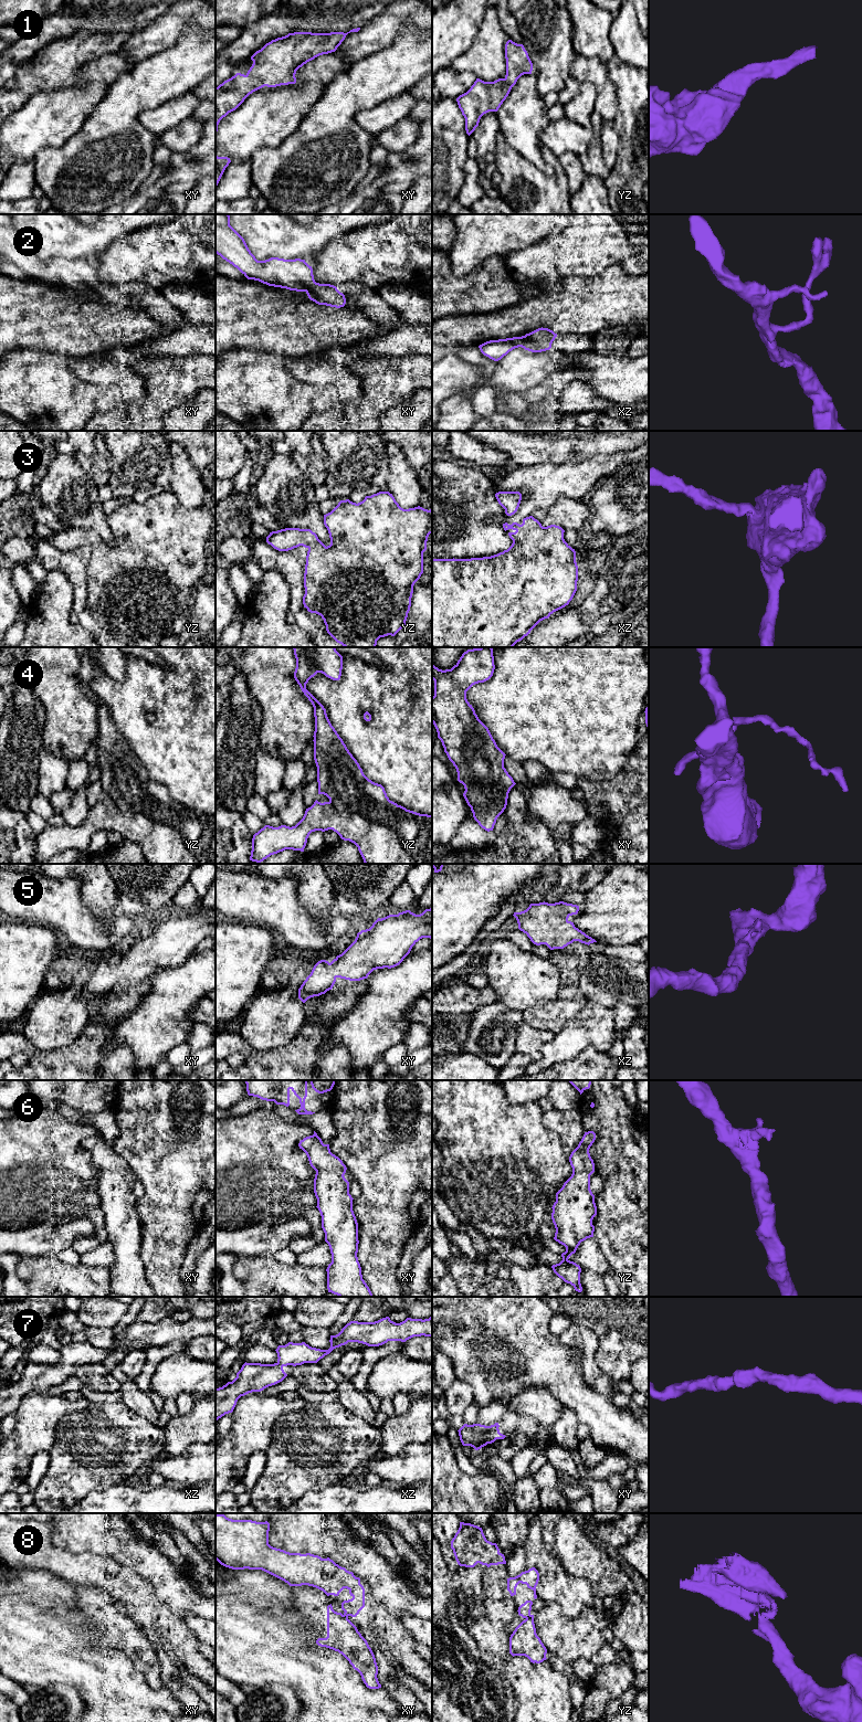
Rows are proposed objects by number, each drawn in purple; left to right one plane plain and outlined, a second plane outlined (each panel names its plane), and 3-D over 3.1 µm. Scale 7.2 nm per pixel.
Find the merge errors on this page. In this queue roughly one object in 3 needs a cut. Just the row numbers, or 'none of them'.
8

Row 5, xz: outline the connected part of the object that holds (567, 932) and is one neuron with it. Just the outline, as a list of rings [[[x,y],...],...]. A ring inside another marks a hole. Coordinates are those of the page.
[[[564,901],[530,904],[521,912],[514,912],[518,929],[536,944],[546,944],[550,950],[564,949],[574,941],[585,944],[597,942],[575,927],[568,918],[577,915],[579,906]]]

